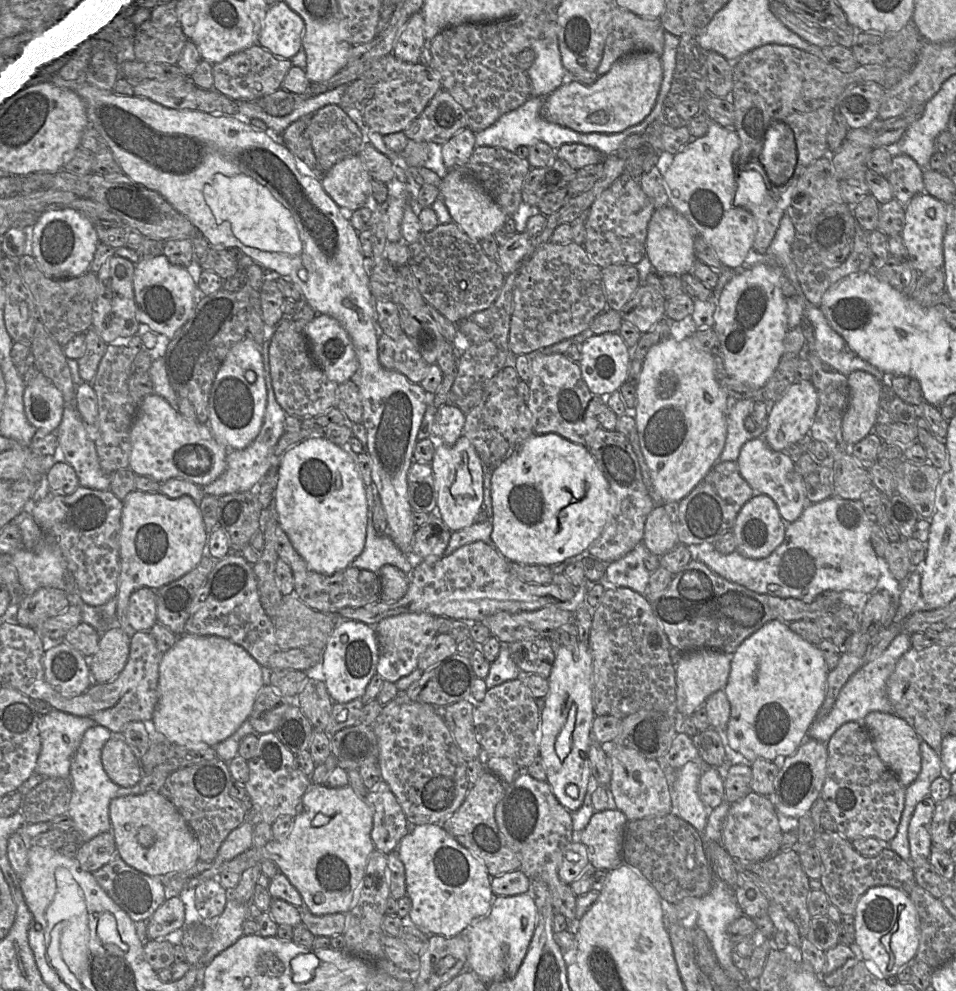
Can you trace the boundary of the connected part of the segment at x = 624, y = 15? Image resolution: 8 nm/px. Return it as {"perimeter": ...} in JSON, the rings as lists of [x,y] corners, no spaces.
{"perimeter":[[[615,6],[597,74],[606,74],[615,62],[630,53],[653,52],[660,56],[664,50],[664,33],[660,18],[642,18]]]}

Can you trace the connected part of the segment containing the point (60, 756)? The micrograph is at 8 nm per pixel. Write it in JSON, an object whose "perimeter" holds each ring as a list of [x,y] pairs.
{"perimeter":[[[51,710],[40,716],[38,728],[41,737],[41,750],[37,759],[35,773],[44,778],[67,778],[70,775],[70,767],[84,733],[97,722],[89,717],[76,716],[60,710]]]}

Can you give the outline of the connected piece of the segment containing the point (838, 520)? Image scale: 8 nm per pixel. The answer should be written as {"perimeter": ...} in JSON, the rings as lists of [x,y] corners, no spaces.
{"perimeter":[[[832,496],[821,502],[808,503],[797,520],[787,523],[784,541],[766,558],[752,559],[743,556],[738,551],[722,554],[714,548],[713,543],[687,547],[693,553],[693,560],[703,562],[716,574],[733,583],[758,594],[796,598],[807,603],[814,601],[819,594],[826,590],[848,590],[867,594],[877,590],[880,571],[878,556],[870,540],[872,522],[875,522],[873,516],[866,513],[860,500]]]}

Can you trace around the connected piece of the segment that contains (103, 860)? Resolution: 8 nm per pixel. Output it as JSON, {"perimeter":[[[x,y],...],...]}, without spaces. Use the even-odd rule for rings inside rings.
{"perimeter":[[[110,829],[84,842],[76,858],[84,870],[93,873],[107,864],[116,850],[114,833]]]}

